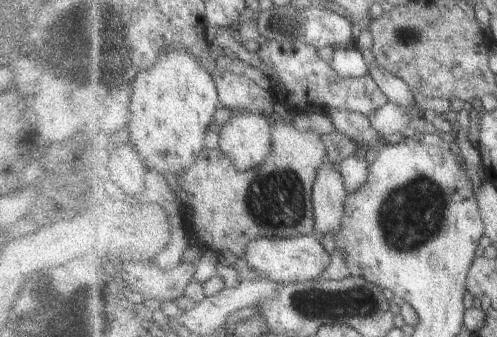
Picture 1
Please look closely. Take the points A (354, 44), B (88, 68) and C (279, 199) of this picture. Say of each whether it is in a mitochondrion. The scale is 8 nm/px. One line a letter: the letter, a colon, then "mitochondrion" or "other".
A: other
B: mitochondrion
C: mitochondrion

